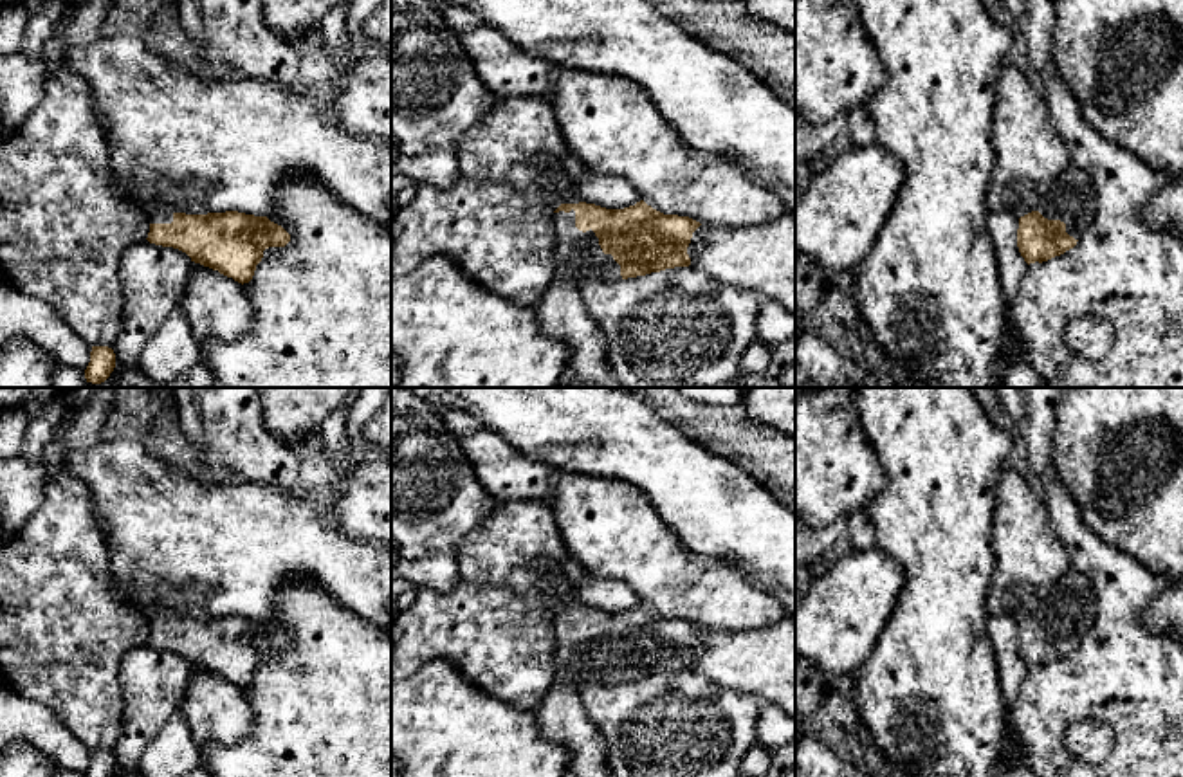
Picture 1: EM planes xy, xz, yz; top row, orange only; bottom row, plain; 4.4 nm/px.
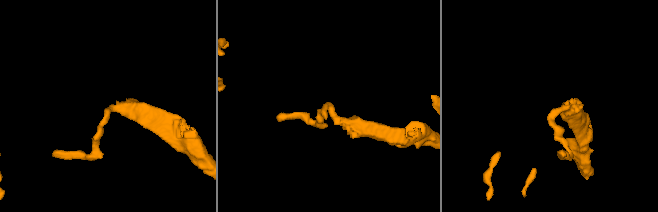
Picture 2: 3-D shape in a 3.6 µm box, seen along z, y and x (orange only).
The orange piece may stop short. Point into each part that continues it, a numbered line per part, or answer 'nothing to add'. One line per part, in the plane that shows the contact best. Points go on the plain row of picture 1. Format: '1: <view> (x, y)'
1: xz (577, 660)

